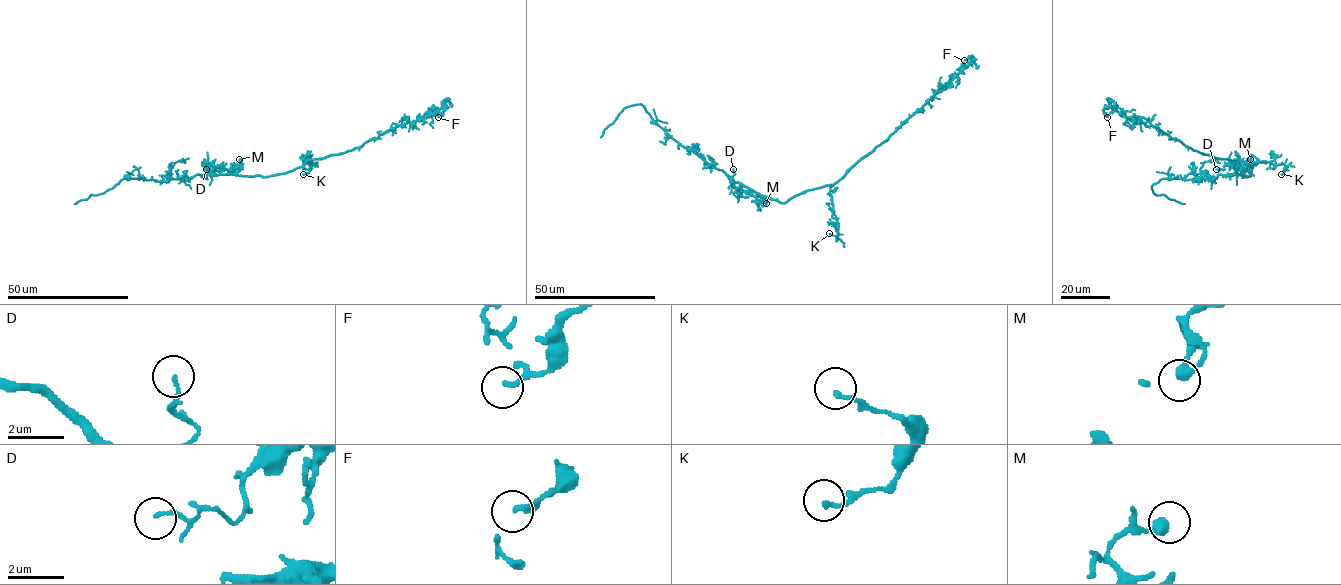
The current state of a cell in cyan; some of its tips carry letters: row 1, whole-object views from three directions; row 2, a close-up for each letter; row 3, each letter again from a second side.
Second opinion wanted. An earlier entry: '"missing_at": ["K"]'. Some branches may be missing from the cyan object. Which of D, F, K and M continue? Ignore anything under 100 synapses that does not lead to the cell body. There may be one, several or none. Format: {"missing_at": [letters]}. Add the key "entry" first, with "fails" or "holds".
{"entry": "fails", "missing_at": []}

